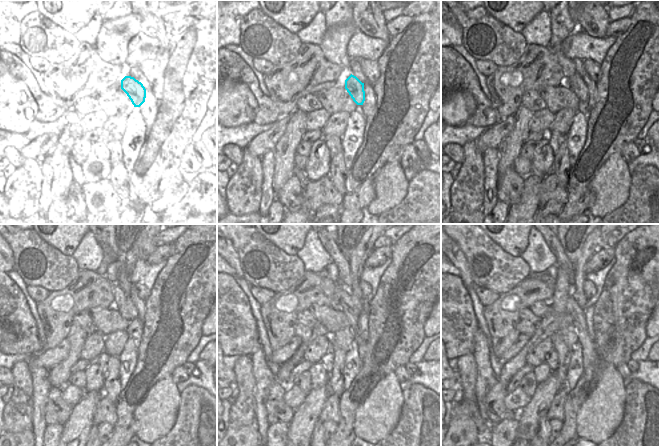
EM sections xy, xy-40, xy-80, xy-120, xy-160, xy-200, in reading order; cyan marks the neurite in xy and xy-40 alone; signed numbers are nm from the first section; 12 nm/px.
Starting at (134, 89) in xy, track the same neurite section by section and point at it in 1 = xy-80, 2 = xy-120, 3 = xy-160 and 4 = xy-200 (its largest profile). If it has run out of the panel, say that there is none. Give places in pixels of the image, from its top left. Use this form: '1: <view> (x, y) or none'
1: xy-80 (576, 84)
2: xy-120 (132, 309)
3: xy-160 (356, 301)
4: xy-200 (580, 298)

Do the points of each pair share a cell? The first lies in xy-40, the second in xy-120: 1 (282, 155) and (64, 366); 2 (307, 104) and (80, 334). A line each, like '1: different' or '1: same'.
1: same
2: different

